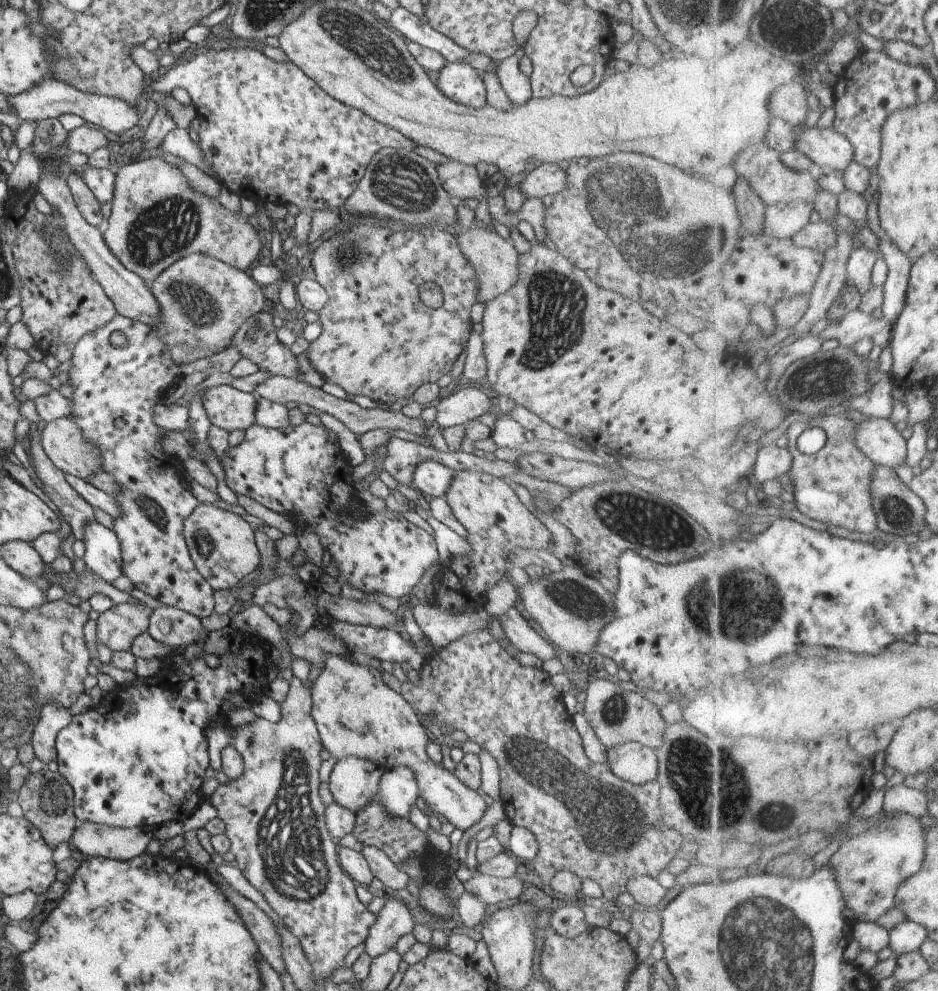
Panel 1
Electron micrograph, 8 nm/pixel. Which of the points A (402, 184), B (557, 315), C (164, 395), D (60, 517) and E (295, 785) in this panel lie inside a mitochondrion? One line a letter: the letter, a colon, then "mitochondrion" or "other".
A: mitochondrion
B: mitochondrion
C: other
D: other
E: mitochondrion

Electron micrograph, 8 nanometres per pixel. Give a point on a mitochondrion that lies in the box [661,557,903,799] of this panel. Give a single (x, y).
(735, 597)

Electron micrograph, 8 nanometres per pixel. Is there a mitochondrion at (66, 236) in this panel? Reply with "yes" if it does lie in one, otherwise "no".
no

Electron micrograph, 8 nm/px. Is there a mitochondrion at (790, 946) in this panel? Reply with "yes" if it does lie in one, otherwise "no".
yes

